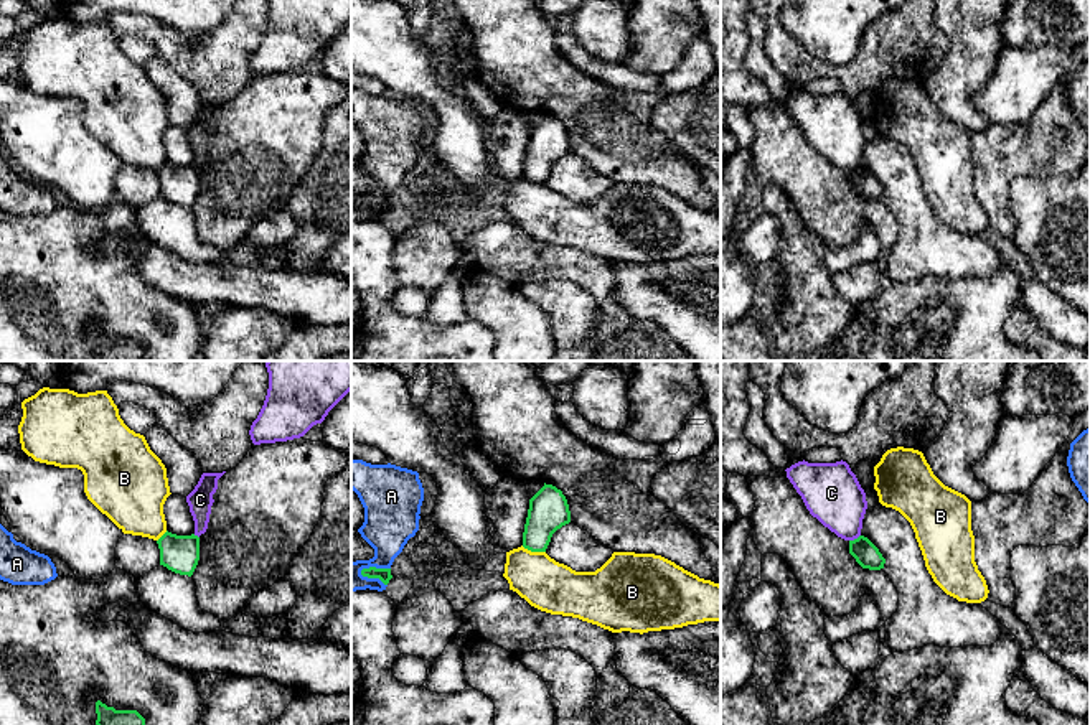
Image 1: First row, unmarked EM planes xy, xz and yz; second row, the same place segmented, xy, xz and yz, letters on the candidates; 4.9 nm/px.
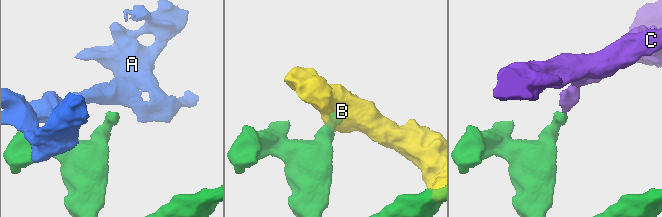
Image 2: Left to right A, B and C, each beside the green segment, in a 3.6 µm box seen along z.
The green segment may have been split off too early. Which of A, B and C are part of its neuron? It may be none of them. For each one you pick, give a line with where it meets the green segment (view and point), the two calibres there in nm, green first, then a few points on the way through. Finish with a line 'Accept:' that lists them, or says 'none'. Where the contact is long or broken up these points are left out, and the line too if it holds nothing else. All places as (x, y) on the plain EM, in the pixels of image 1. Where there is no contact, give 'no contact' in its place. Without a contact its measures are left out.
Accept: none

